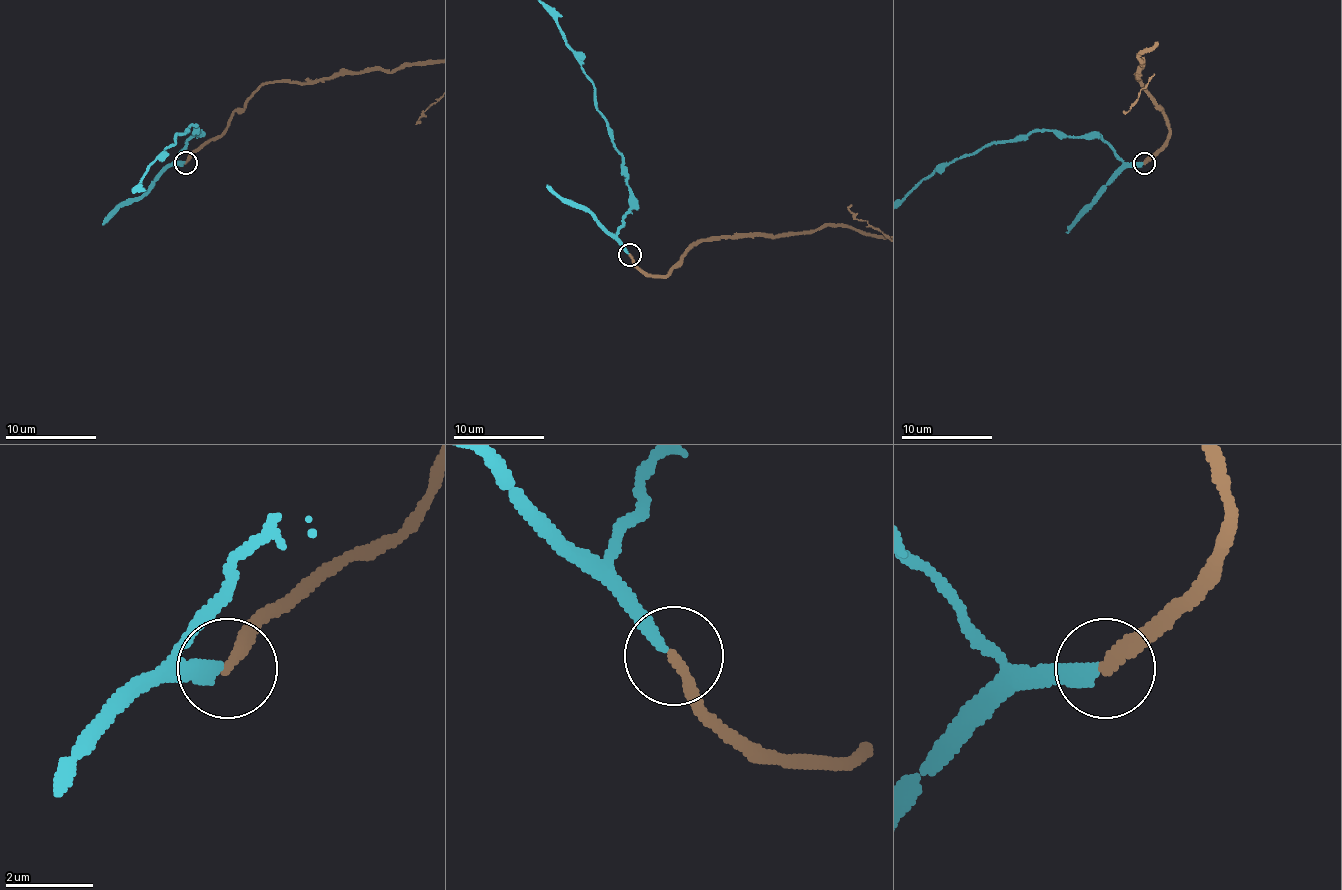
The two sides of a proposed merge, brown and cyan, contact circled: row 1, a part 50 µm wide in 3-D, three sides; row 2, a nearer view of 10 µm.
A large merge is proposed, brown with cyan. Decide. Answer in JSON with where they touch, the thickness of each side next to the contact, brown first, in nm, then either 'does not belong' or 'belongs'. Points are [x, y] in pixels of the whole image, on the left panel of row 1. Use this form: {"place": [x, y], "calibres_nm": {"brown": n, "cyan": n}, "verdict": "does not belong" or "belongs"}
{"place": [186, 162], "calibres_nm": {"brown": 240, "cyan": 280}, "verdict": "does not belong"}

